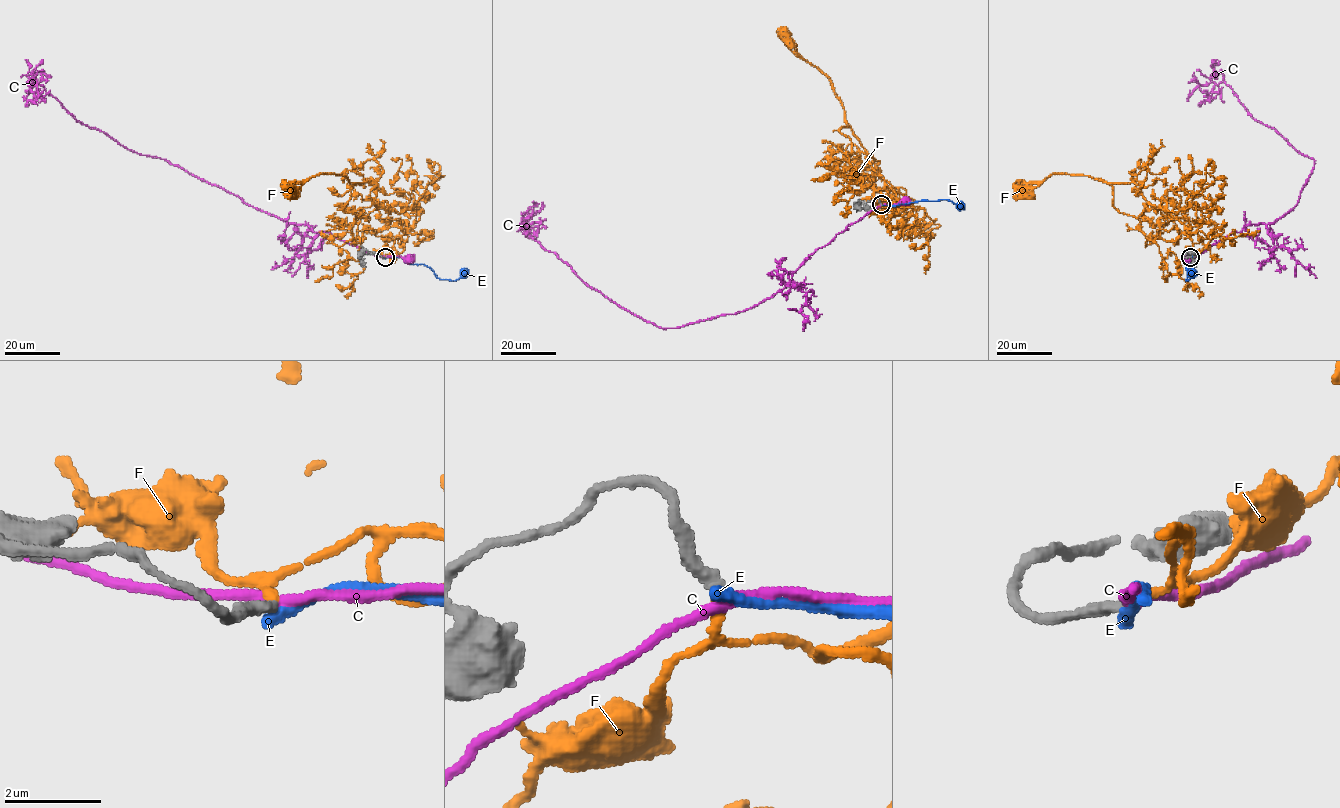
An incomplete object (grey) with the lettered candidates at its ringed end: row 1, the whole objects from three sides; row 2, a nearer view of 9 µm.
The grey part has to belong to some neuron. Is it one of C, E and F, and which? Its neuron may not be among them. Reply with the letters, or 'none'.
F

